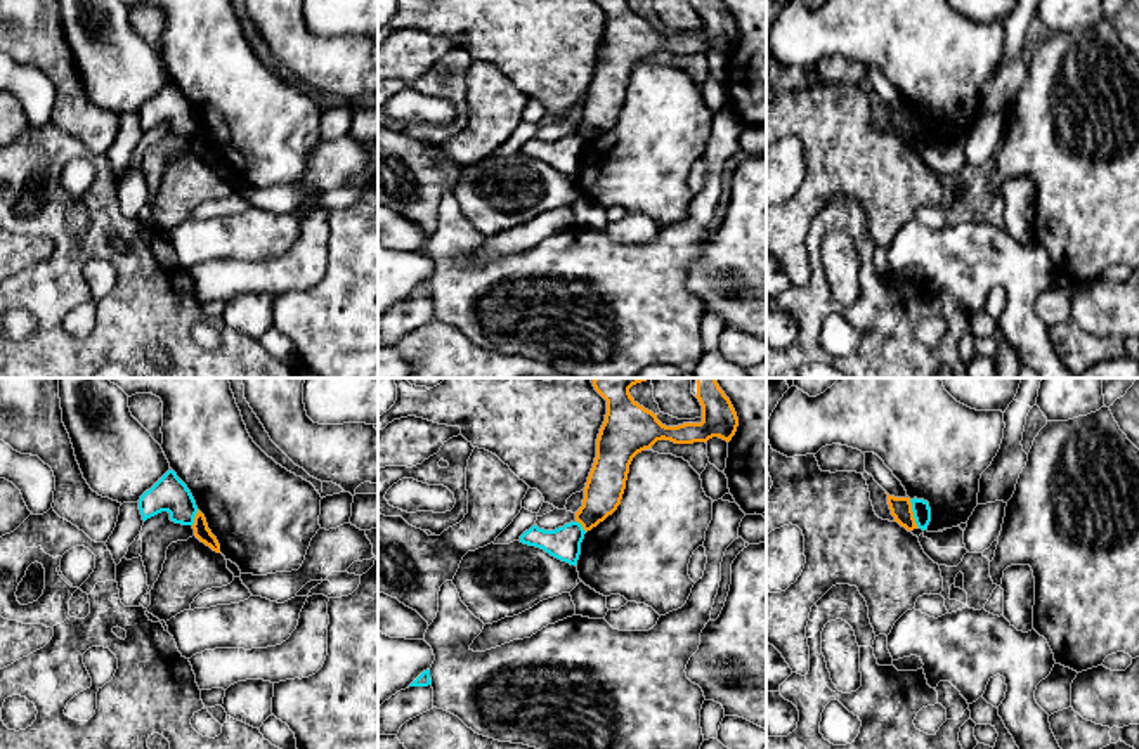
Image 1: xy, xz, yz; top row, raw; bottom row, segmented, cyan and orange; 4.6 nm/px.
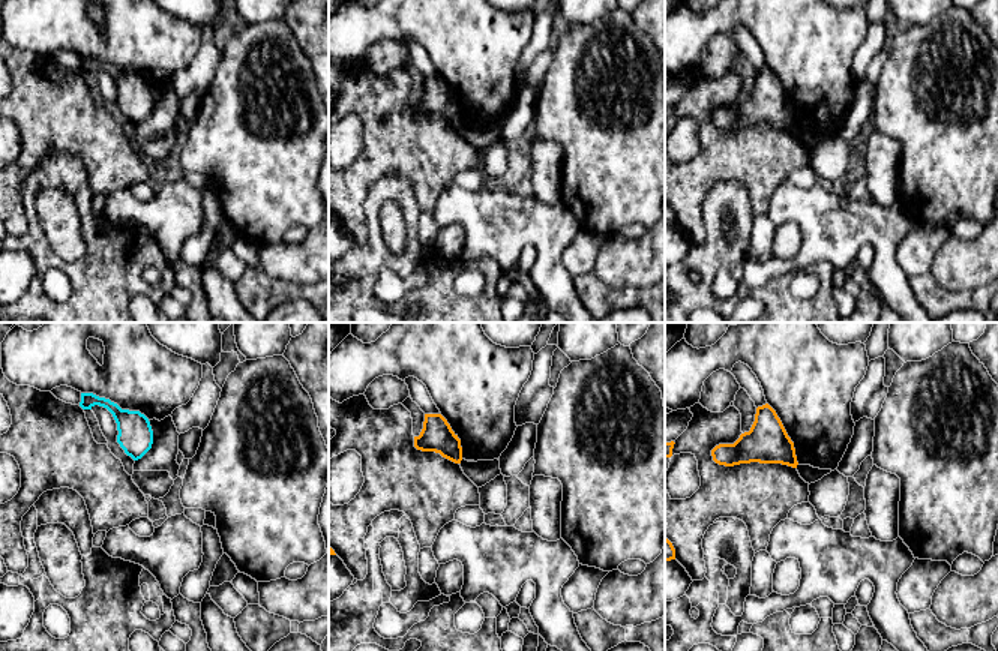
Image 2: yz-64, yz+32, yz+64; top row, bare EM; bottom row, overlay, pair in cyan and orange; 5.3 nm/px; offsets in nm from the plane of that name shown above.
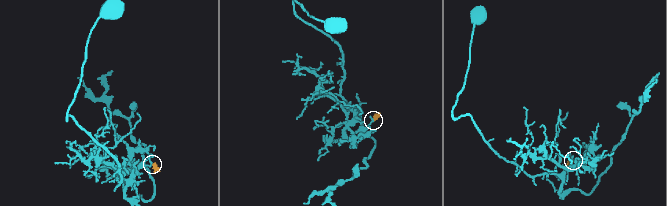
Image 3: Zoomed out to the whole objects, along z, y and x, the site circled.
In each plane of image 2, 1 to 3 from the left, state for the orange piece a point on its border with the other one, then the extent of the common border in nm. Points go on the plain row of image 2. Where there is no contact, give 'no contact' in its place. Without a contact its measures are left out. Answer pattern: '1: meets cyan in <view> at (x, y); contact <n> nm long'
1: no contact
2: no contact
3: no contact

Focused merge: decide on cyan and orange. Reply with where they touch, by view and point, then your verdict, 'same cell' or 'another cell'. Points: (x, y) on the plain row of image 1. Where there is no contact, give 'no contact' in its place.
yz (914, 125) | another cell

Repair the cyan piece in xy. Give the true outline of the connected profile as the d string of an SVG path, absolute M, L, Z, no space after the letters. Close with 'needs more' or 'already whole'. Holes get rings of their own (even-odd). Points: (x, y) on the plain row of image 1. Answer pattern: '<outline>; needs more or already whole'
M168 81L140 107L139 121L144 134L161 123L168 123L170 132L182 137L192 137L198 125L191 102L173 81Z; already whole

